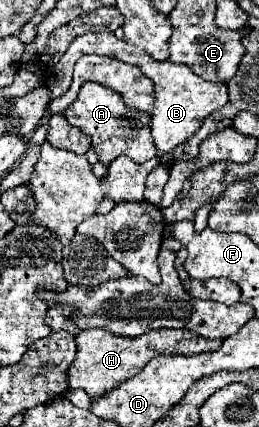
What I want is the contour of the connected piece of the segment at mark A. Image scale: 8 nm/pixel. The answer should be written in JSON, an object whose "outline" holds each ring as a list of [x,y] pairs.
{"outline":[[[87,81],[81,87],[75,103],[71,103],[63,115],[69,121],[69,125],[75,125],[91,135],[93,147],[99,153],[101,163],[111,163],[119,155],[129,155],[133,161],[143,163],[157,155],[157,149],[151,139],[151,131],[149,131],[151,117],[147,113],[139,113],[131,109],[131,119],[129,119],[129,109],[125,107],[123,99],[115,91],[99,83]]]}

